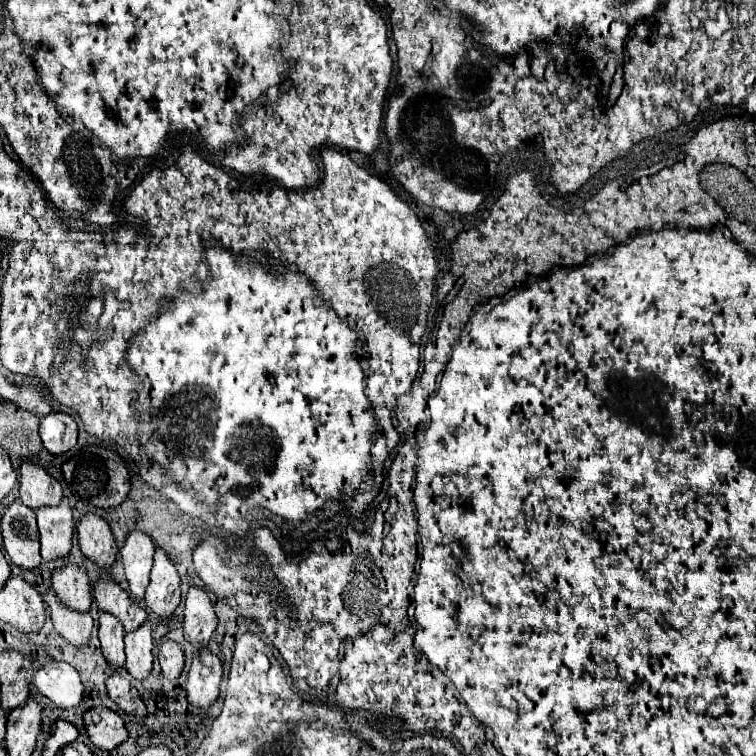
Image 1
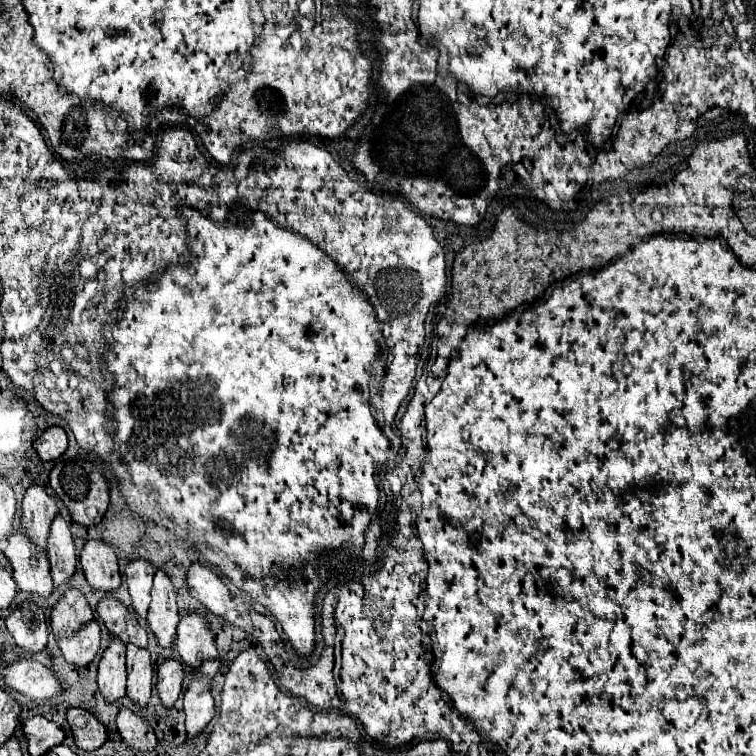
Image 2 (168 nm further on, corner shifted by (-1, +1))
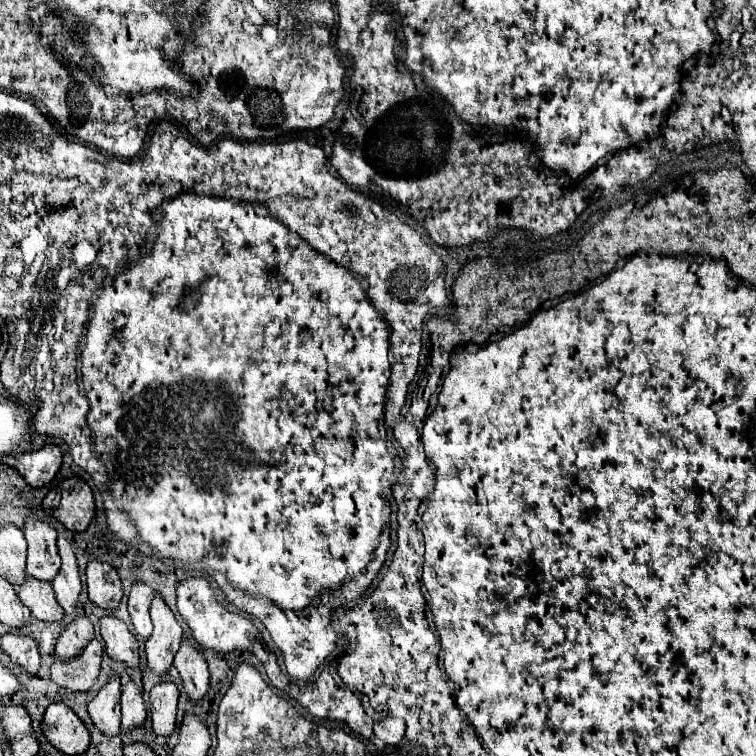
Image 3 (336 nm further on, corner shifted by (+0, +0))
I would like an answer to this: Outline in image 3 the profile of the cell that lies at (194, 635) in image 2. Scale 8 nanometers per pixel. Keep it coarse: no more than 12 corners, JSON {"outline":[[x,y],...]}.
{"outline":[[187,640],[175,654],[187,698],[199,704],[209,690],[205,658]]}

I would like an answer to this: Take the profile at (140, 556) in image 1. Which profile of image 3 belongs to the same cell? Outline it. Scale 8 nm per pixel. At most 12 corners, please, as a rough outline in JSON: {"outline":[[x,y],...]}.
{"outline":[[145,582],[133,584],[127,600],[135,632],[149,640],[153,590]]}

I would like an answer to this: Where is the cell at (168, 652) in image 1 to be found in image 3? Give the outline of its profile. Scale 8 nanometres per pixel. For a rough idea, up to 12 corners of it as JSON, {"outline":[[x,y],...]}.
{"outline":[[157,684],[149,694],[153,732],[175,730],[177,686]]}

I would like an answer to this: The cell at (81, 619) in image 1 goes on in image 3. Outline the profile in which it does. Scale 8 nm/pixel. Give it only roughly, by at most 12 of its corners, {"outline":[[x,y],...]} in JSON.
{"outline":[[91,640],[73,664],[51,666],[51,680],[89,692],[99,676],[103,646]]}

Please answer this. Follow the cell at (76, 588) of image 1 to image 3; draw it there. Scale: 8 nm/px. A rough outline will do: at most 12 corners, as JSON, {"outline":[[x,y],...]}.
{"outline":[[79,616],[63,630],[55,656],[77,658],[93,638],[93,624]]}

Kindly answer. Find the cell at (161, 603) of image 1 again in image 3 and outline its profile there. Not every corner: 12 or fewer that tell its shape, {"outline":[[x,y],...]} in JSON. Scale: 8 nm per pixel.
{"outline":[[159,594],[151,604],[155,630],[147,662],[165,676],[183,632]]}

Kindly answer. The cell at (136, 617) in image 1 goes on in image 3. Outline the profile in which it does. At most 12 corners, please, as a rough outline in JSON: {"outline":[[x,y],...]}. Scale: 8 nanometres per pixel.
{"outline":[[101,618],[105,652],[139,668],[139,644],[123,620]]}

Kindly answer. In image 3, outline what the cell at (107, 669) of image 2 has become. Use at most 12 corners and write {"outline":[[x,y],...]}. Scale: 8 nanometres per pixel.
{"outline":[[119,678],[89,702],[93,726],[107,738],[119,734]]}

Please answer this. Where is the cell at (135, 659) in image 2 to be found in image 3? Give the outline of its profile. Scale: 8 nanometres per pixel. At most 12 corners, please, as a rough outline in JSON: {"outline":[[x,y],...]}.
{"outline":[[121,676],[121,734],[147,718],[143,696]]}

